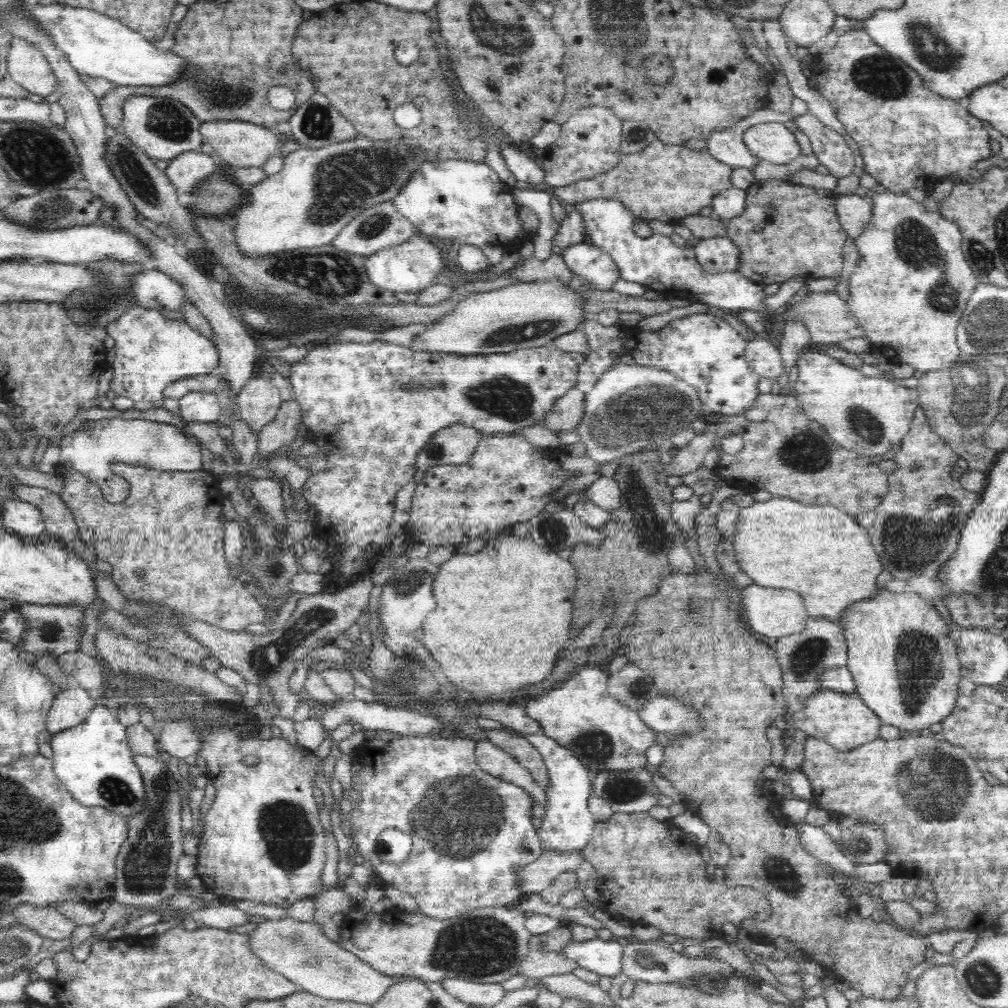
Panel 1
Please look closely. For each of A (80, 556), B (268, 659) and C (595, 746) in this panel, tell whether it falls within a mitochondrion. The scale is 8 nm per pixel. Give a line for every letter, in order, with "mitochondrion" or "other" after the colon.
A: other
B: mitochondrion
C: mitochondrion

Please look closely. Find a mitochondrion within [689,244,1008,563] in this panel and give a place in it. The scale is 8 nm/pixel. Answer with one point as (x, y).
(970, 399)

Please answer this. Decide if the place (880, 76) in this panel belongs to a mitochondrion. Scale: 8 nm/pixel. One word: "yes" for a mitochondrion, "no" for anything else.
yes

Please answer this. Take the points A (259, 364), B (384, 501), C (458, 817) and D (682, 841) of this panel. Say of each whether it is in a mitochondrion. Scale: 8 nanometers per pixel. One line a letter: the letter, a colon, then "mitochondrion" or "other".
A: other
B: other
C: mitochondrion
D: other

